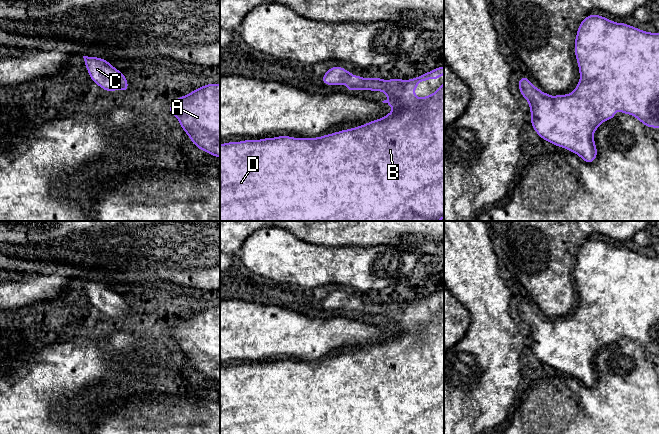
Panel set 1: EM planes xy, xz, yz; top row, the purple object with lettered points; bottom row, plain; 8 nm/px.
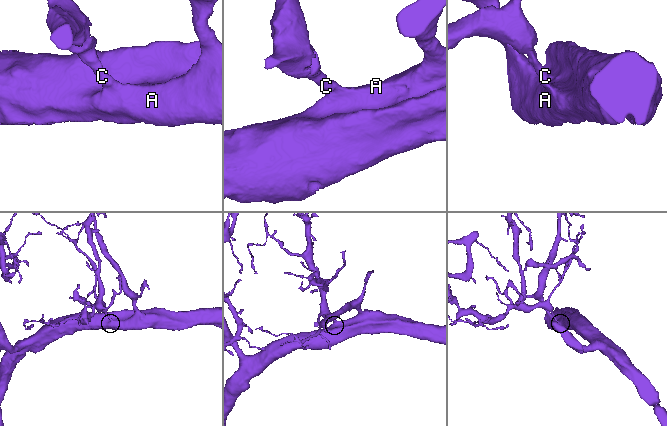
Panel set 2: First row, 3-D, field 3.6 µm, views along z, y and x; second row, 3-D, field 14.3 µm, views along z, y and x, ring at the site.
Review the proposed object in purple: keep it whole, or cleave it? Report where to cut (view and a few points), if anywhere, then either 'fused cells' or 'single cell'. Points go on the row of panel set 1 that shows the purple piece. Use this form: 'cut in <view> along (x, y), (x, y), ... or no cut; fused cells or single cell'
no cut; single cell

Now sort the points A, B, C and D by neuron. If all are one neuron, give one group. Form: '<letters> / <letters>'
A B C D

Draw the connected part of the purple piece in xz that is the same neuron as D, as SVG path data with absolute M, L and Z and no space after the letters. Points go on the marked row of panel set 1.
M444 66L435 68L434 70L424 73L417 78L411 80L381 80L378 77L372 79L364 79L361 76L353 76L351 72L348 72L343 67L332 67L323 76L323 84L326 85L340 85L347 84L347 90L354 92L357 88L359 91L372 90L382 91L389 96L388 100L382 101L389 104L394 110L381 119L371 121L359 127L355 127L349 130L342 130L333 134L321 136L319 138L291 138L289 136L279 136L277 138L265 138L263 140L245 140L243 142L229 142L227 144L220 144L220 221L439 221L444 218L444 83L433 94L418 98L414 95L414 89L418 87L418 82L425 82L427 79L439 79L444 74Z

